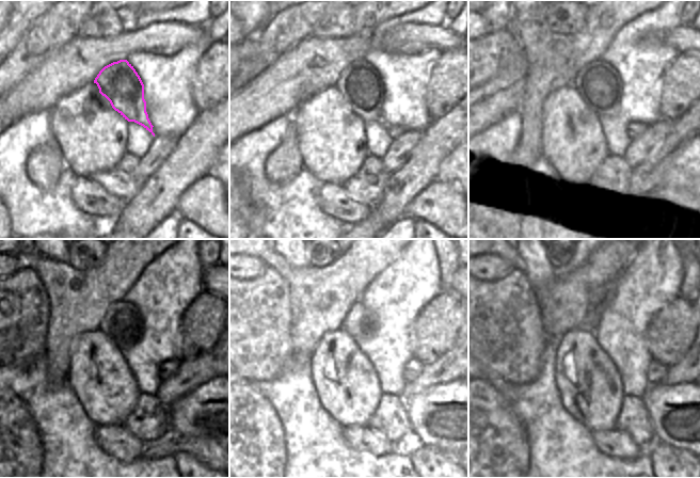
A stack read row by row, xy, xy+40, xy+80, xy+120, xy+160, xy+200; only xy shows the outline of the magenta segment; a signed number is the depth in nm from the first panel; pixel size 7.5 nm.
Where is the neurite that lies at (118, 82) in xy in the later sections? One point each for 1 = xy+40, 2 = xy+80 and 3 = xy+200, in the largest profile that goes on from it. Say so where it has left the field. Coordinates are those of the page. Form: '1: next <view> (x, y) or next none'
1: next xy+40 (360, 83)
2: next xy+80 (599, 84)
3: next xy+200 (656, 371)

